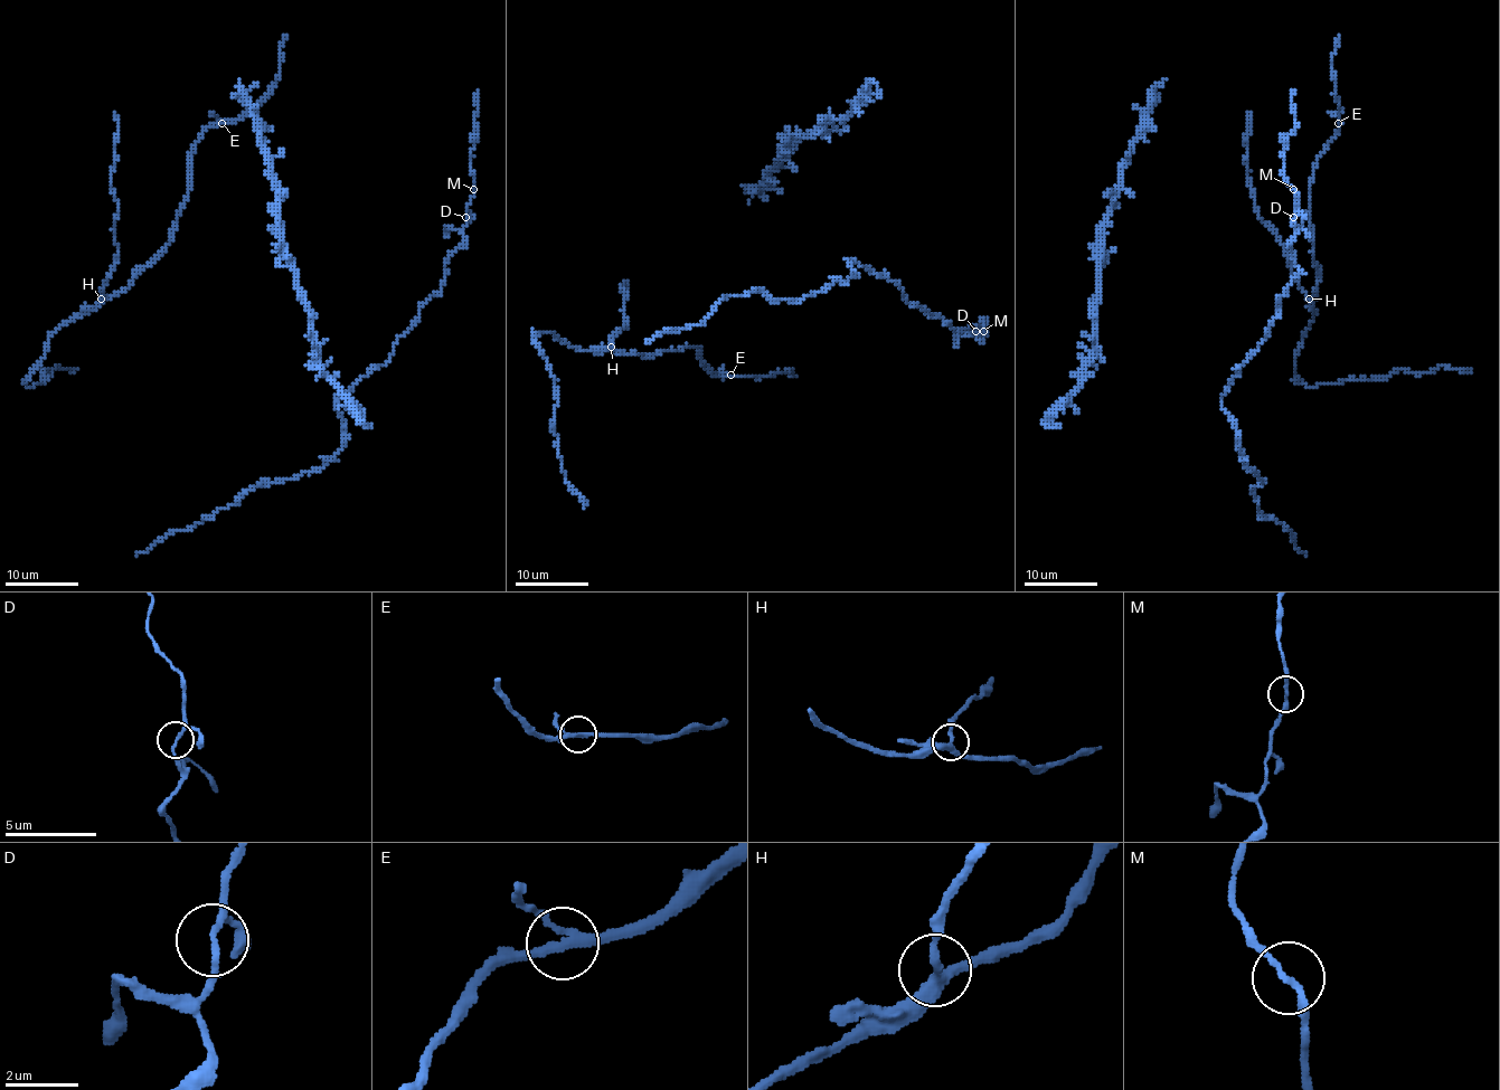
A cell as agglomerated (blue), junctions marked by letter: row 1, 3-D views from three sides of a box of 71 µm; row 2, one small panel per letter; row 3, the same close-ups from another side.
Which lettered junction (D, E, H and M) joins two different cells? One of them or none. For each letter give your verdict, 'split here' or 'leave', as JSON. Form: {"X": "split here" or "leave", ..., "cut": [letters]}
{"D": "leave", "E": "leave", "H": "leave", "M": "leave", "cut": []}

